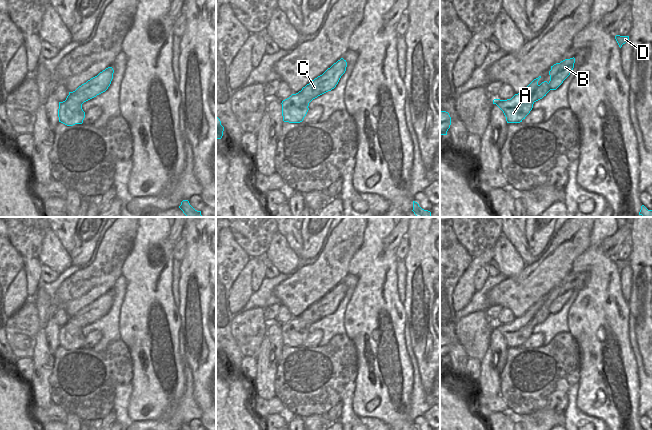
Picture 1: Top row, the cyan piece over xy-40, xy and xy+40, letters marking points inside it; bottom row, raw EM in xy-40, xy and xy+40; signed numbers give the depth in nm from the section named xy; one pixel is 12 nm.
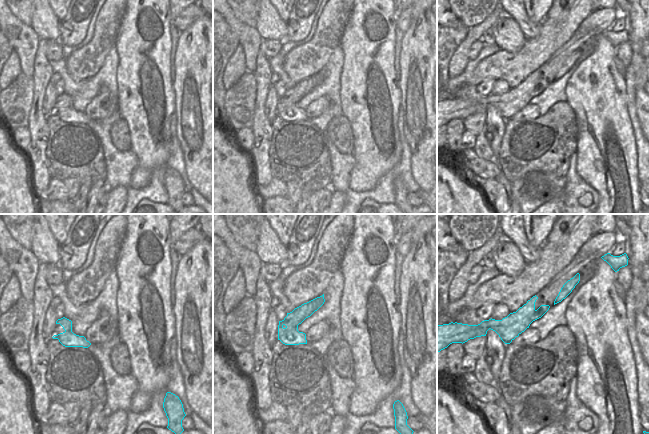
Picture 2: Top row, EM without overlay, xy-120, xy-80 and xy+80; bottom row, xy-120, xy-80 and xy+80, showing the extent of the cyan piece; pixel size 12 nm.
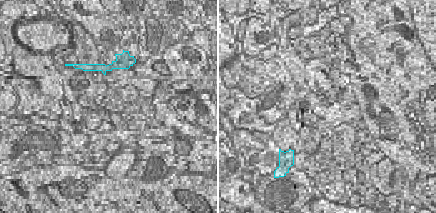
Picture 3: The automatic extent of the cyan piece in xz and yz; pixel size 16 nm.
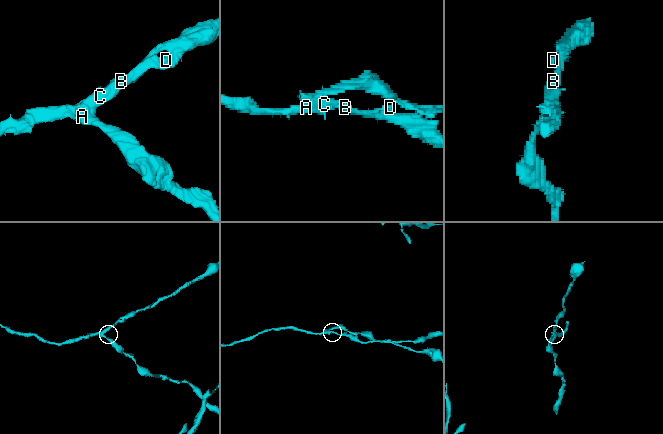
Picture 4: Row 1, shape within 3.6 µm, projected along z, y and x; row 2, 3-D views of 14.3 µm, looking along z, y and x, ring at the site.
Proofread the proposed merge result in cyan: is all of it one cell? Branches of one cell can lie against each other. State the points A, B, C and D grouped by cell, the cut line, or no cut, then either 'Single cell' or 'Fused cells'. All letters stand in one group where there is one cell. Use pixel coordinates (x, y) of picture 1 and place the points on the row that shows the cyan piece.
Groups: A / B C D. Split along xy (285, 99), (290, 105), (300, 109), (307, 106). Fused cells.

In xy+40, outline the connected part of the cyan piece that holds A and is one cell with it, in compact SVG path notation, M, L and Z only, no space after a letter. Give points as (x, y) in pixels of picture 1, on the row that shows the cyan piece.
M494 99L493 104L496 104L504 113L507 123L520 123L530 113L522 114L523 108L518 108L512 104L510 100Z

